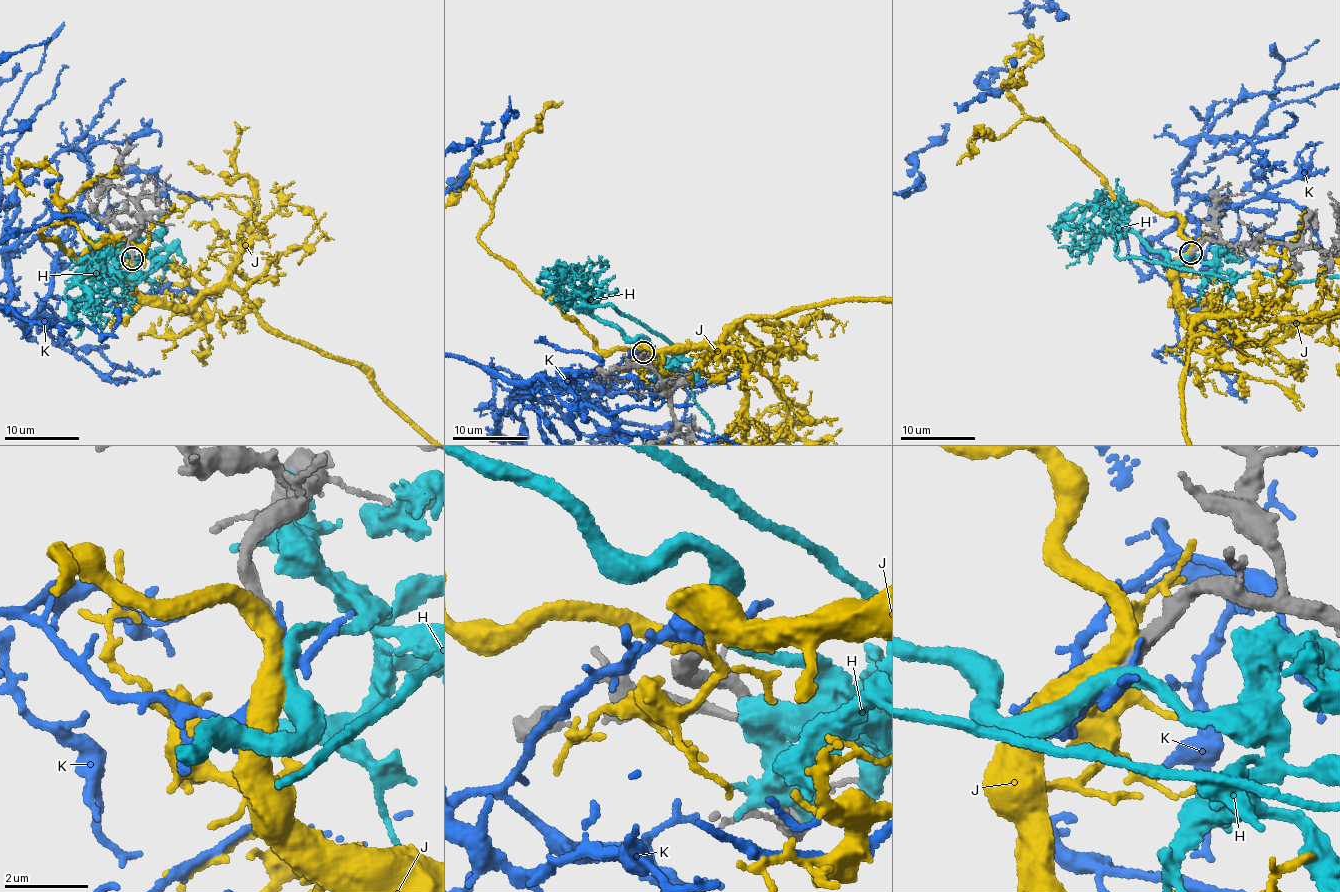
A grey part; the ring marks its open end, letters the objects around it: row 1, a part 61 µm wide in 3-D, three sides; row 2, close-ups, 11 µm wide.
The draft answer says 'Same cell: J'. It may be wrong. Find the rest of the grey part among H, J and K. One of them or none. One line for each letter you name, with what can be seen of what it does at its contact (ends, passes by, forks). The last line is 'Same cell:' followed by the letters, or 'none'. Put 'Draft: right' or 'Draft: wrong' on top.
Draft: right
J: It passes by
Same cell: J

